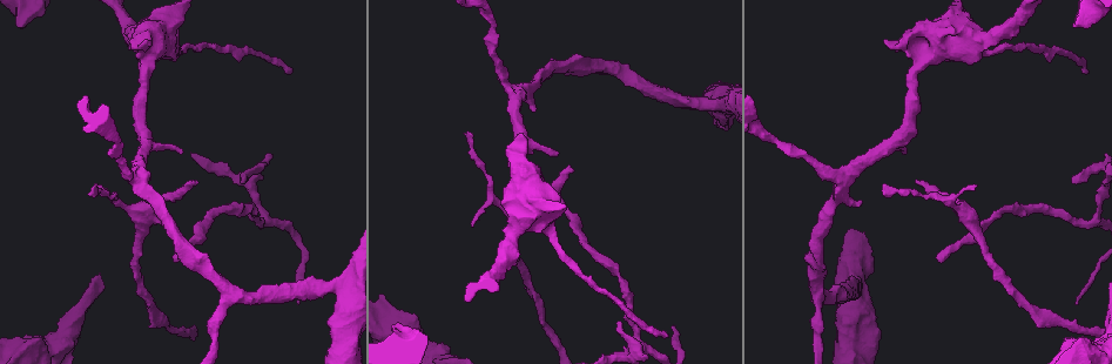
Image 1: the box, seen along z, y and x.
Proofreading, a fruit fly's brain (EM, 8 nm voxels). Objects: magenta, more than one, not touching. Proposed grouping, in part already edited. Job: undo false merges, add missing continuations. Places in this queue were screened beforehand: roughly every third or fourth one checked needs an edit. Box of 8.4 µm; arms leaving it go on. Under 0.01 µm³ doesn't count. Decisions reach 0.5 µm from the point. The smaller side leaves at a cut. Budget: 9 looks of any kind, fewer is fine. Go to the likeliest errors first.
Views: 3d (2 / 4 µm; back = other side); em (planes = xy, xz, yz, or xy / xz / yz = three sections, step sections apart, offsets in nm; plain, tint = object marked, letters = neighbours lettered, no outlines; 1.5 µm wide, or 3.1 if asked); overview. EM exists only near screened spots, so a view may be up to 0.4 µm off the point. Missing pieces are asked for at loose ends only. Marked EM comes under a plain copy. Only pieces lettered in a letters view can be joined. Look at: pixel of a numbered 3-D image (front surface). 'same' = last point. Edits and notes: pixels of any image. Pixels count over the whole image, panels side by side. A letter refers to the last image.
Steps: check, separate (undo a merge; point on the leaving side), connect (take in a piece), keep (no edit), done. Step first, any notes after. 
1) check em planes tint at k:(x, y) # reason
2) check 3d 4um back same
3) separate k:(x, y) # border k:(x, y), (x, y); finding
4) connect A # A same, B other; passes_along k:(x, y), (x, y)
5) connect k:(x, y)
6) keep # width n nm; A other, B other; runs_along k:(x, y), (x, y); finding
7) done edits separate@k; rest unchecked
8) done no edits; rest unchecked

check em planes tint at 1:(844, 180) # three-way junction

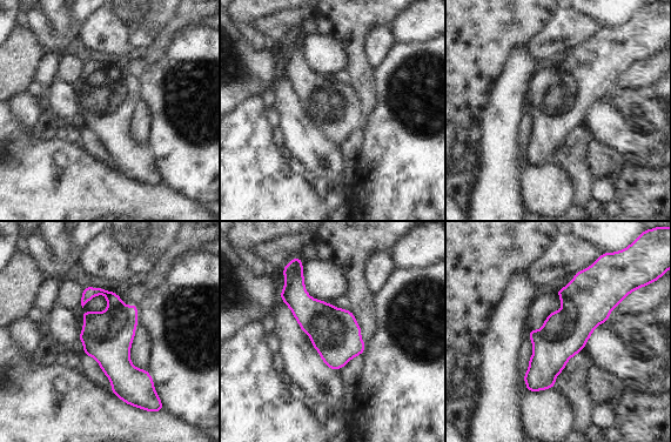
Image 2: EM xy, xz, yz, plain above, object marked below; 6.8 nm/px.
check em planes letters same # what lies round it

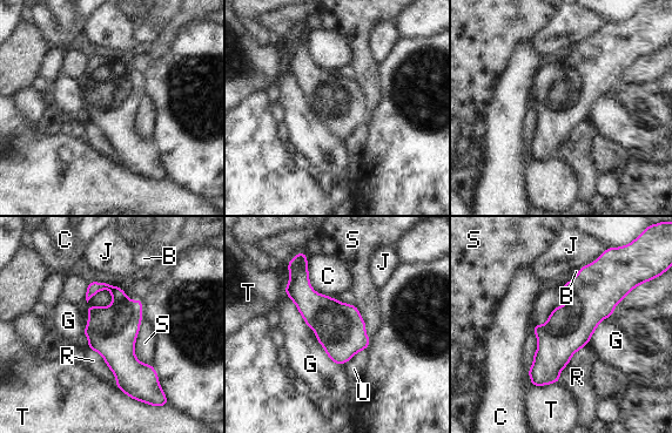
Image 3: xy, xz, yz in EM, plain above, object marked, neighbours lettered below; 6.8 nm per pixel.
keep # width 320 nm; B other, C other, G other, J other, R other, S other, T other, U other; runs_along 3:(599, 269), (586, 306), (535, 383); continuous, no second neuron

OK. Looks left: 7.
check em yz step 4 letters at 1:(178, 261) # an open end

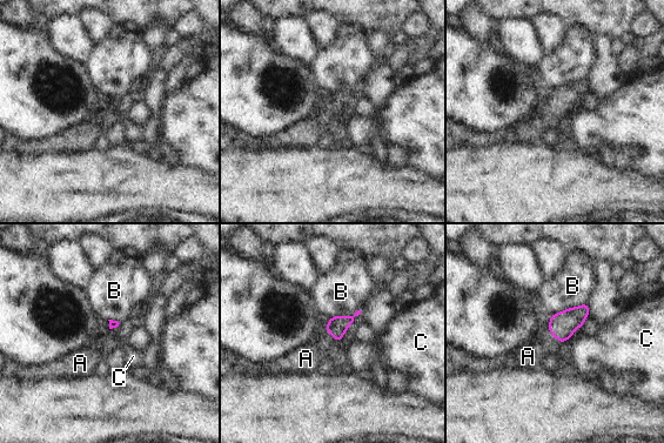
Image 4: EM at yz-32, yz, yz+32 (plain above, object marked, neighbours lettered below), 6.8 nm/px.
check em planes letters same # another direction

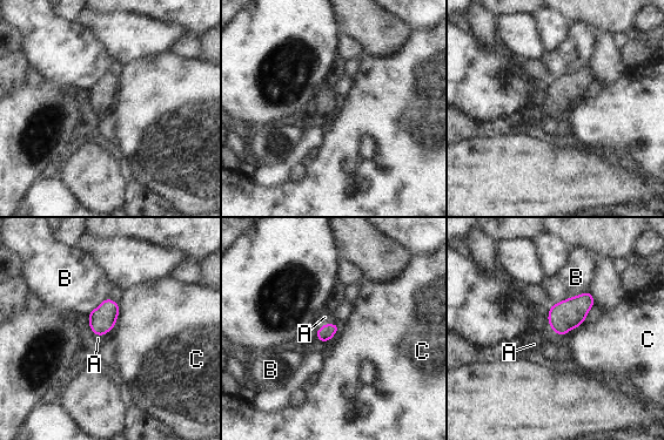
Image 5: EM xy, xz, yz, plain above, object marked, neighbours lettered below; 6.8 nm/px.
connect 5:(324, 317) # A same, B other, C other; passes_along 5:(327, 331), (327, 324), (324, 317); the neuron continues

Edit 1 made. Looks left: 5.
check em xy step 8 tint at 1:(569, 164) # free end

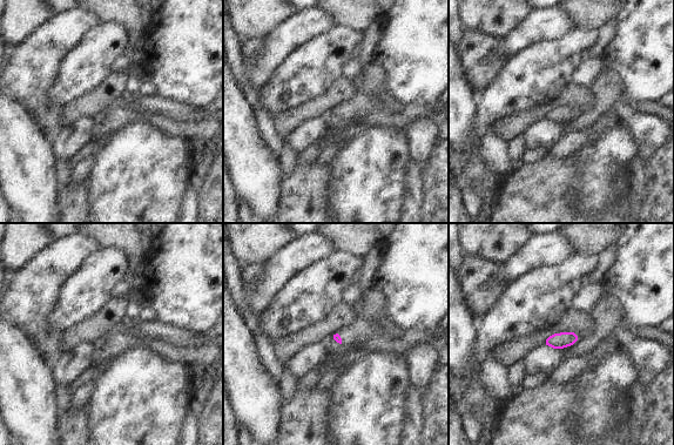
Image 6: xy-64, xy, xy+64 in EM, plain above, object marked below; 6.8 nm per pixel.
check em planes tint same # cut it another way

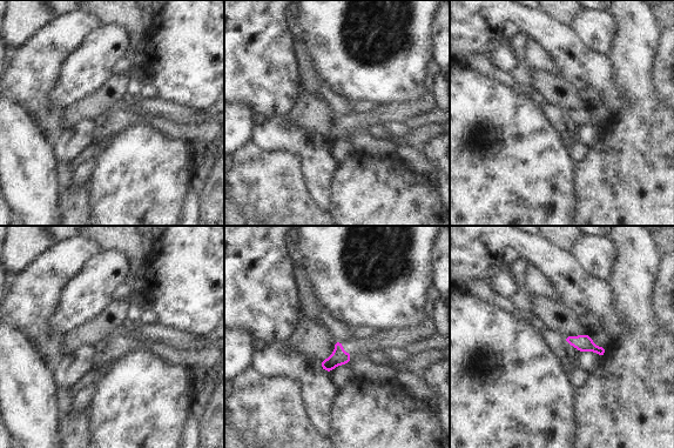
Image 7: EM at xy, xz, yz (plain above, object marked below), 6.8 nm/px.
check em planes letters same # what lies round it

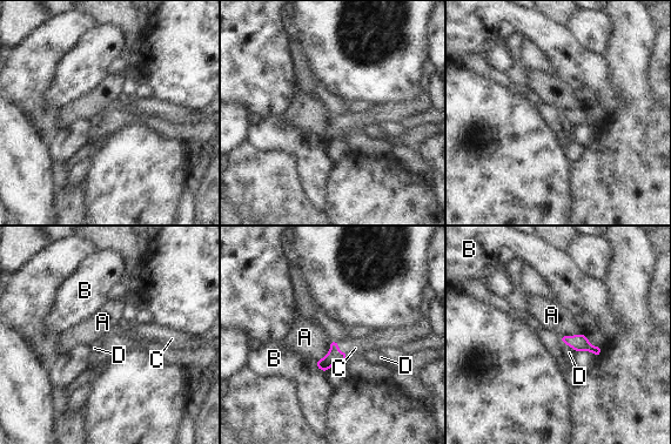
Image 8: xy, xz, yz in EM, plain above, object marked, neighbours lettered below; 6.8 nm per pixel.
connect 8:(355, 348) # width 110 nm; A other, B other, C same, D other; it goes on there

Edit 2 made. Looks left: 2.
check 3d 4um at 1:(1085, 71)

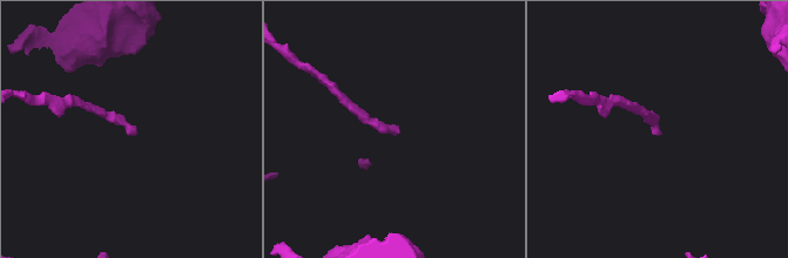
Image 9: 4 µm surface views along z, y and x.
check em planes letters at 9:(394, 135)

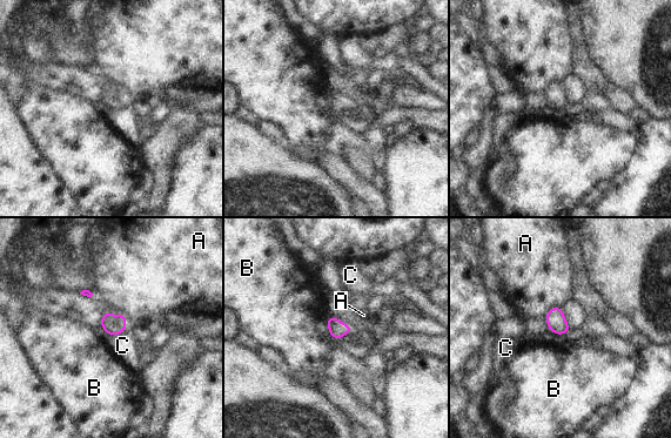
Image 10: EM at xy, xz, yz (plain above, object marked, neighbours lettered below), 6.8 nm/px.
keep # A other, B other, C other; border 10:(126, 328), (119, 334), (109, 336); none of them fits

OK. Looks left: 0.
done edits connect@5, connect@8; rest unchecked

